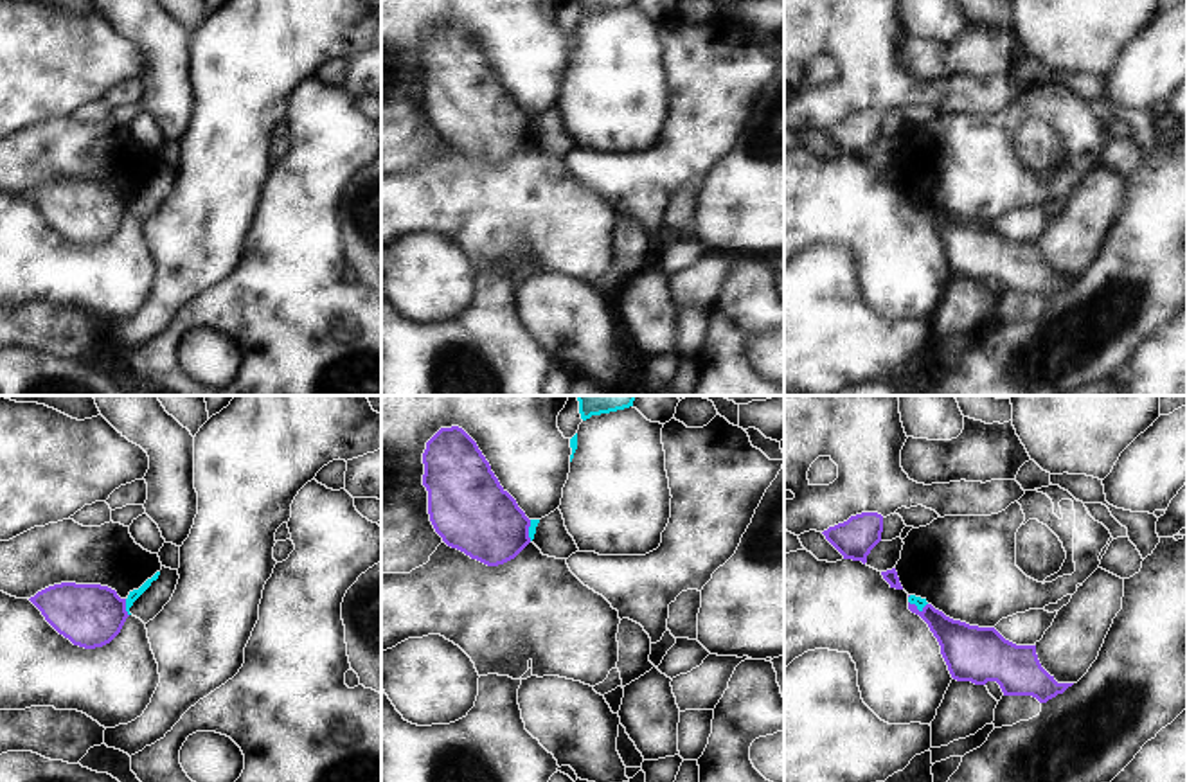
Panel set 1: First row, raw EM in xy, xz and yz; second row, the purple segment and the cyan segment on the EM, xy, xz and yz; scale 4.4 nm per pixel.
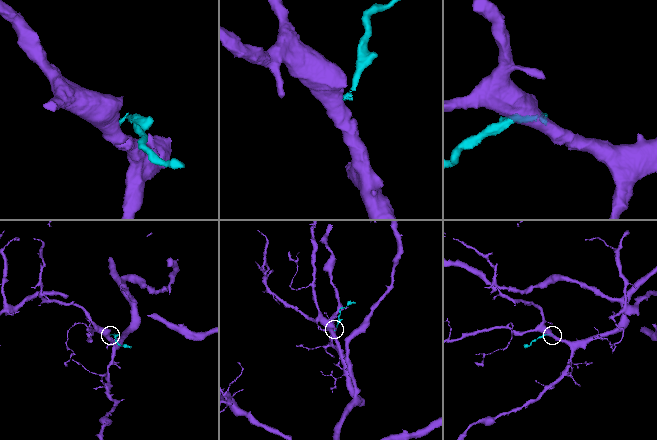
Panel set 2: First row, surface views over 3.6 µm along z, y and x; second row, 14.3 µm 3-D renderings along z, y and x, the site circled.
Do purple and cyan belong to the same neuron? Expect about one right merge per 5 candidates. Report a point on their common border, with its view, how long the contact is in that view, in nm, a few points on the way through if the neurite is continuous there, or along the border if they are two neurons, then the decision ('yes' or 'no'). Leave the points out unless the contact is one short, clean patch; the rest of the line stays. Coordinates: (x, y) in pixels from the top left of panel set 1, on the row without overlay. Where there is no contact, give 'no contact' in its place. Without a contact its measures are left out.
xy (124, 205) | 80 nm | along xy (124, 196), (128, 213) | no

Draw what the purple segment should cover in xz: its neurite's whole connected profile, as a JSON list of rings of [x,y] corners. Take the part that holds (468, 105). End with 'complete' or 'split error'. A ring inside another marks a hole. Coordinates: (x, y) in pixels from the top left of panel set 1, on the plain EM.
[[[441,25],[426,40],[423,61],[430,119],[448,144],[498,164],[531,140],[531,117],[462,25]]] | complete

